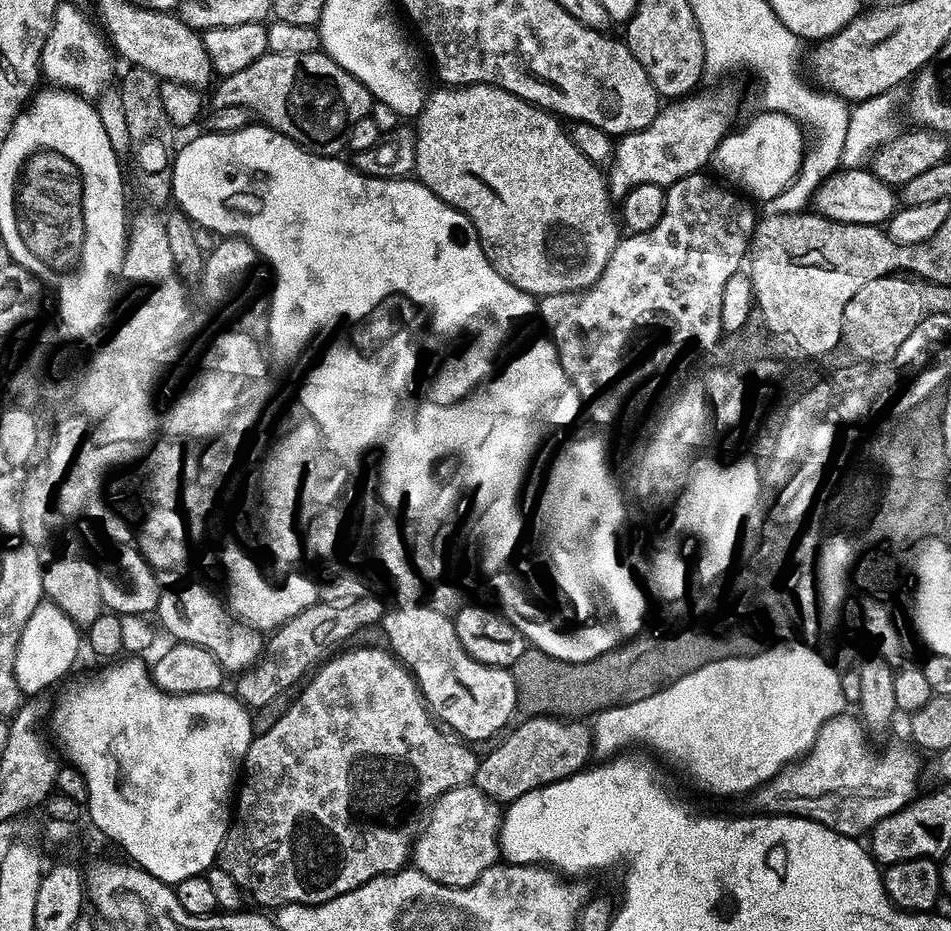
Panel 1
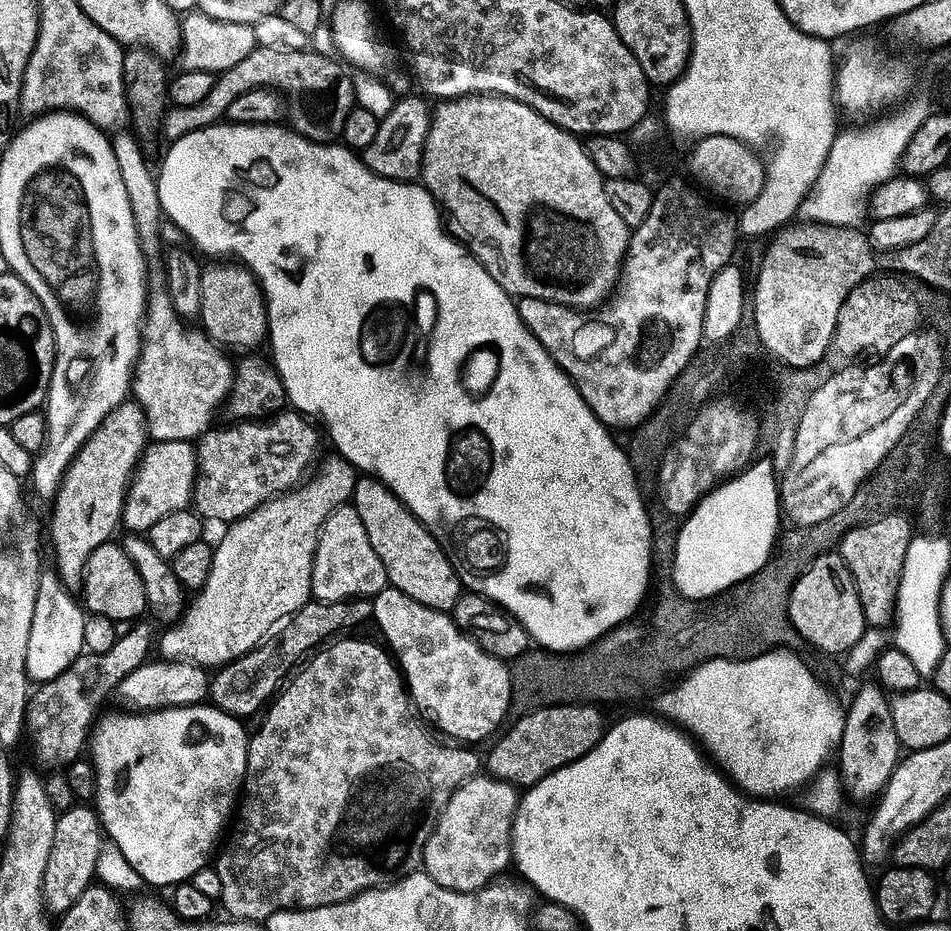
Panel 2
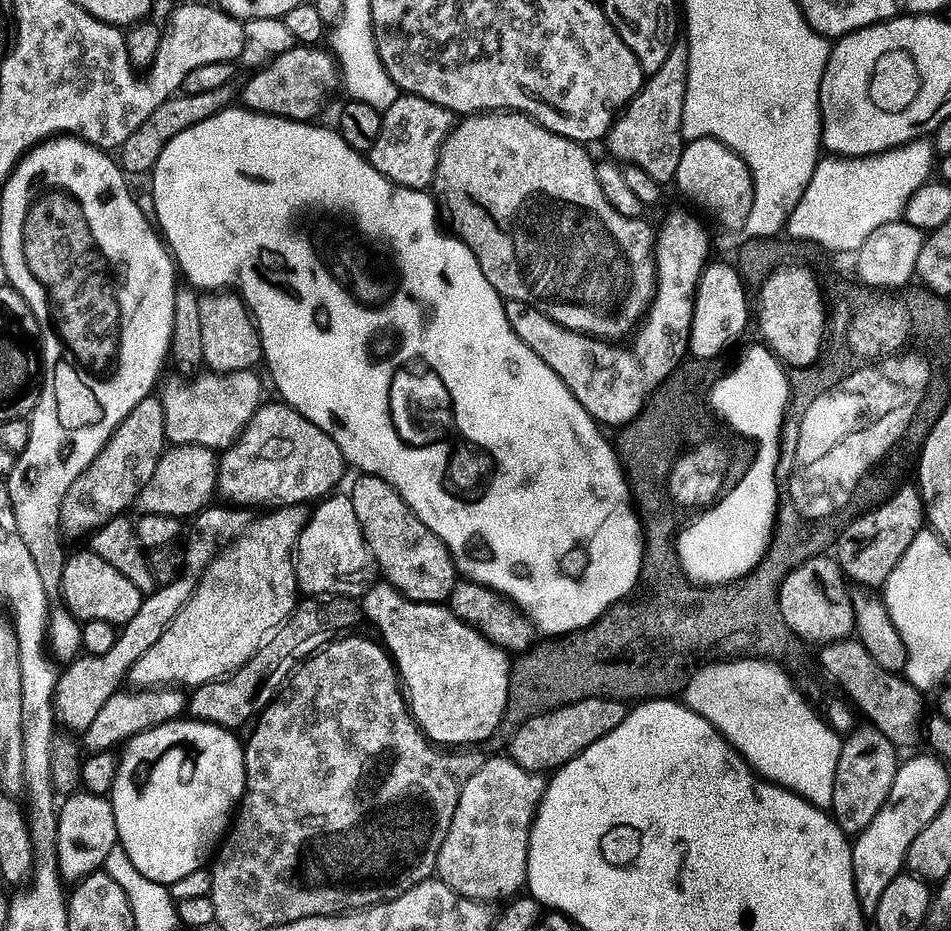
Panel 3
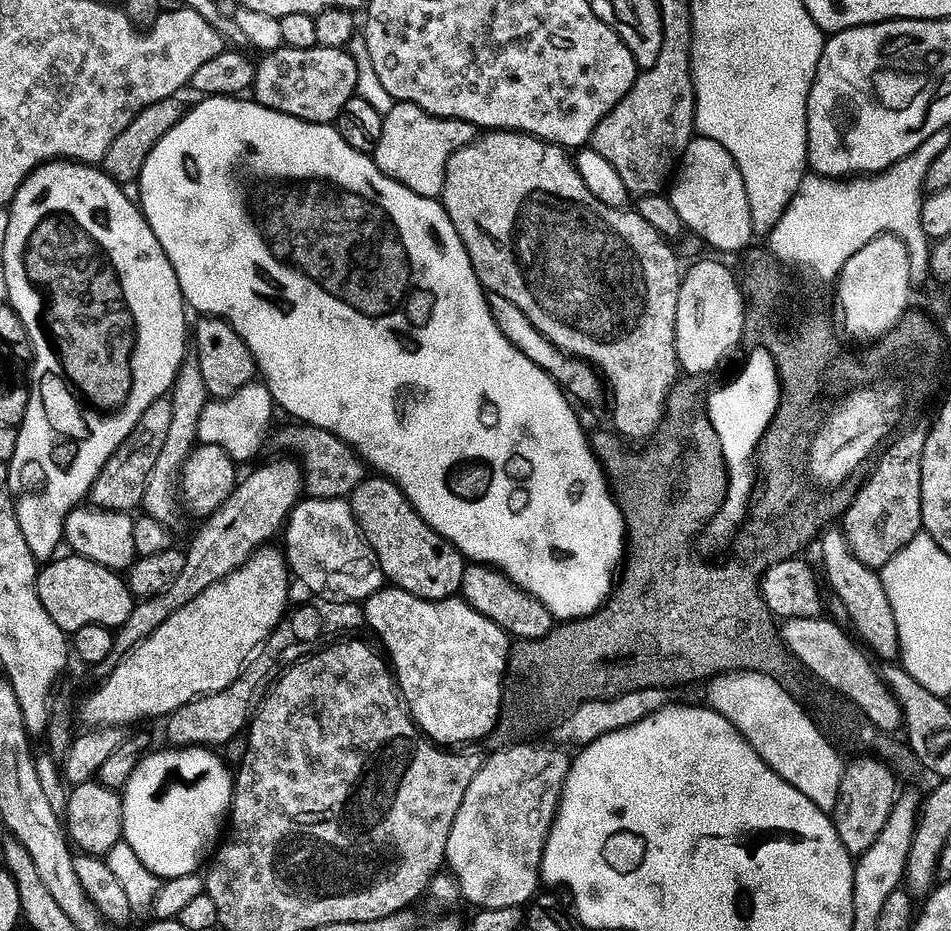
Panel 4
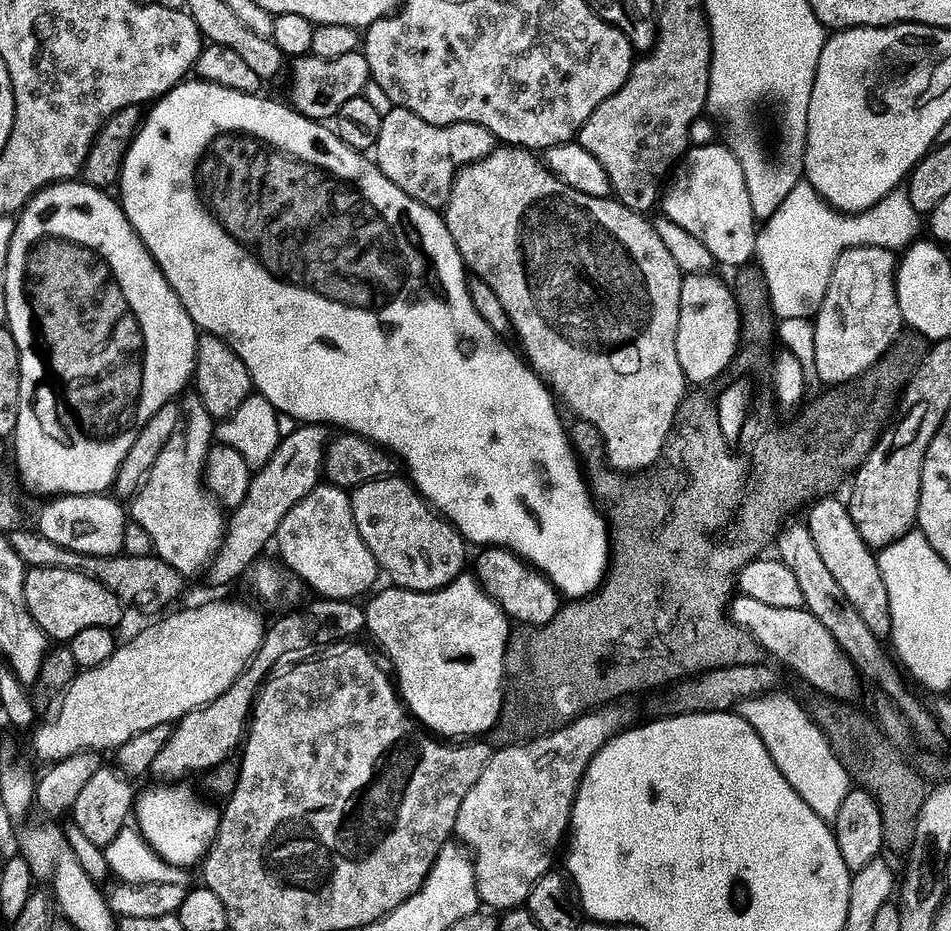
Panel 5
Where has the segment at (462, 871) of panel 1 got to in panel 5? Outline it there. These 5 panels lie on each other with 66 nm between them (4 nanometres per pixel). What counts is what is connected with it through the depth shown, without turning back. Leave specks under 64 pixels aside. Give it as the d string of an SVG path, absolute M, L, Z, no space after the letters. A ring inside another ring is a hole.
M593 710L561 727L559 732L552 732L540 740L531 740L529 744L517 744L514 748L499 749L493 755L491 767L500 768L495 772L491 767L482 770L482 778L466 794L462 810L458 810L455 839L471 855L475 864L477 892L481 905L489 909L516 910L527 905L539 880L551 873L552 855L565 843L572 827L572 807L586 770L592 765L593 758L604 749L608 741L621 731L620 716L616 710ZM503 784L516 784L516 796L503 796Z

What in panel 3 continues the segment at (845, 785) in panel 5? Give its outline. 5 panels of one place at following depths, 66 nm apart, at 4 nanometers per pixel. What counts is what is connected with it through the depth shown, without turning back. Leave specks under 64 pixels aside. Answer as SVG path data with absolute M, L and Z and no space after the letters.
M734 660L731 662L721 662L719 664L709 664L701 668L700 671L689 680L686 689L686 703L688 707L694 709L699 716L709 720L709 722L728 739L729 744L739 752L740 756L754 769L761 780L768 780L770 783L776 784L779 788L796 792L803 800L809 800L811 804L816 805L817 808L828 810L831 809L832 799L834 798L835 772L838 770L842 740L836 729L828 723L827 719L822 718L821 713L817 711L817 709L816 713L815 710L811 708L813 705L809 703L806 696L806 701L804 701L804 696L796 689L795 683L797 684L797 681L793 679L779 663L769 662L767 660Z

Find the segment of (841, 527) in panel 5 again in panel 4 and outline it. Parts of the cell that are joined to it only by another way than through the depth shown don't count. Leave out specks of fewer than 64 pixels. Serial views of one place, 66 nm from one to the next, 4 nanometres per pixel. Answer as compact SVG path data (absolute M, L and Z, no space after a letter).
M836 530L836 532L828 532L825 534L824 537L821 538L820 540L820 556L822 559L824 559L824 574L822 570L822 576L823 579L825 580L828 579L828 584L830 587L833 588L834 591L836 591L835 599L837 601L840 601L842 606L846 608L848 611L848 619L850 621L851 626L853 625L856 627L856 632L855 635L859 638L859 641L863 644L863 647L867 649L869 653L877 661L880 662L896 662L901 659L900 655L900 639L898 638L898 618L894 618L894 606L890 606L890 598L886 594L886 590L884 589L884 581L882 579L881 573L877 571L875 568L867 568L866 566L862 566L862 562L858 562L858 558L854 558L854 554L850 550L850 546L846 542L846 538L844 537L843 531Z

